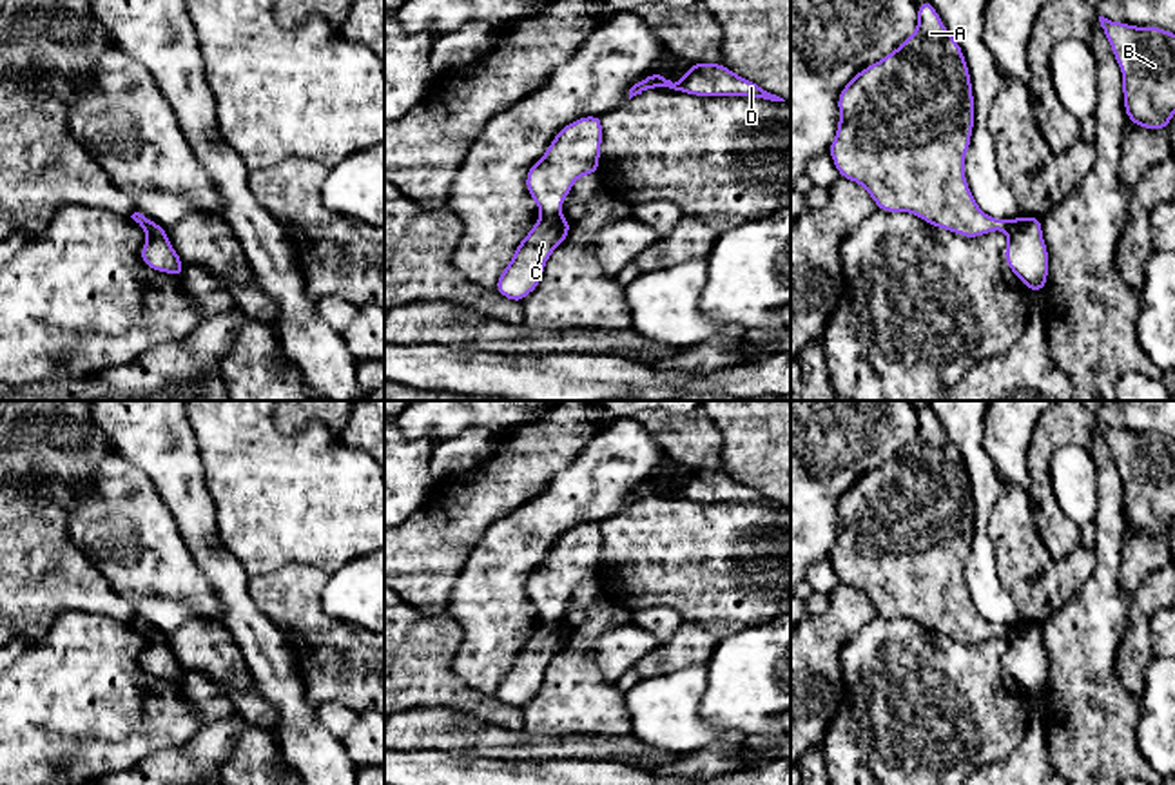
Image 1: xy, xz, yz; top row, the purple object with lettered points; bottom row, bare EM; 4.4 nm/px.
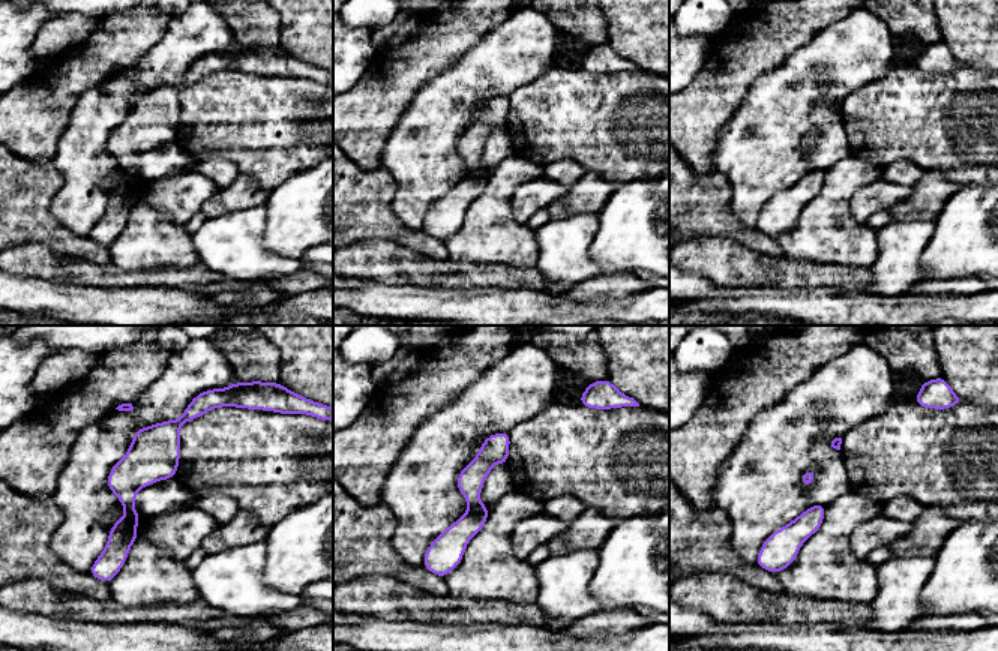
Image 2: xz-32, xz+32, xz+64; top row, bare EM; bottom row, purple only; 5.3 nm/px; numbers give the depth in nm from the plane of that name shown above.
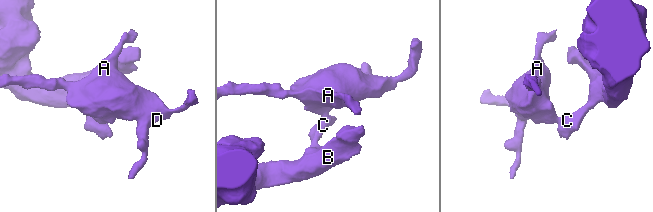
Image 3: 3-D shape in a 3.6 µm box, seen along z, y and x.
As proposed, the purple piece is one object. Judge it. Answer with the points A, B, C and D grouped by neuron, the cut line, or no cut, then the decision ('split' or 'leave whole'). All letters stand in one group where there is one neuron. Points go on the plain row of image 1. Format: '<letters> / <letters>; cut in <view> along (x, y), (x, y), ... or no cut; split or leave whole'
A D / B C; cut in xz along (559, 619), (543, 622); split

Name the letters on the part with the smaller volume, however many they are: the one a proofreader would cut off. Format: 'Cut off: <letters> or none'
Cut off: B, C

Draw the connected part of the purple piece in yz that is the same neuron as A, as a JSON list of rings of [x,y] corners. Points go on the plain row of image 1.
[[[930,406],[918,410],[918,435],[892,459],[859,477],[838,502],[840,528],[829,560],[841,584],[859,589],[879,616],[908,618],[932,633],[963,644],[1006,636],[1008,625],[986,622],[965,586],[965,562],[974,537],[970,477],[956,444],[943,431]]]

